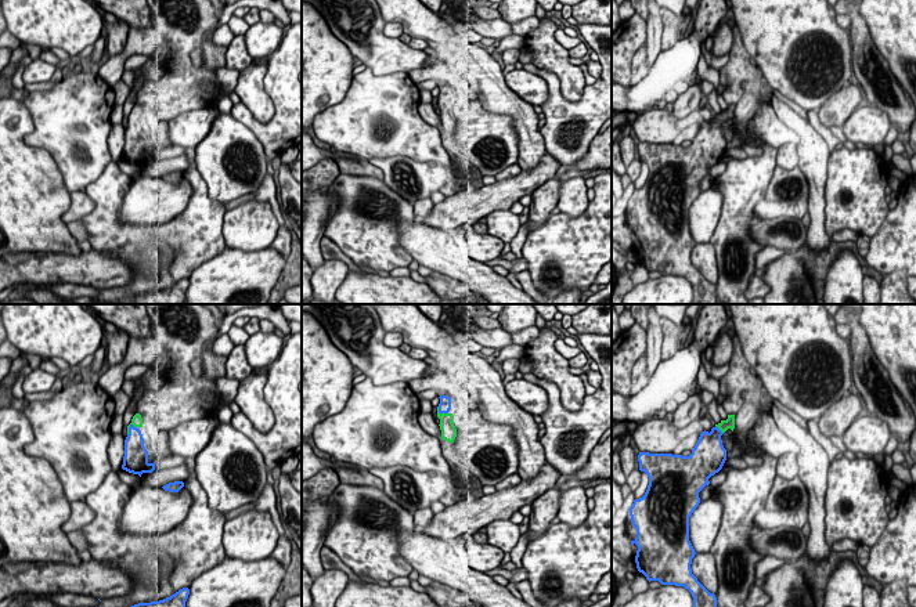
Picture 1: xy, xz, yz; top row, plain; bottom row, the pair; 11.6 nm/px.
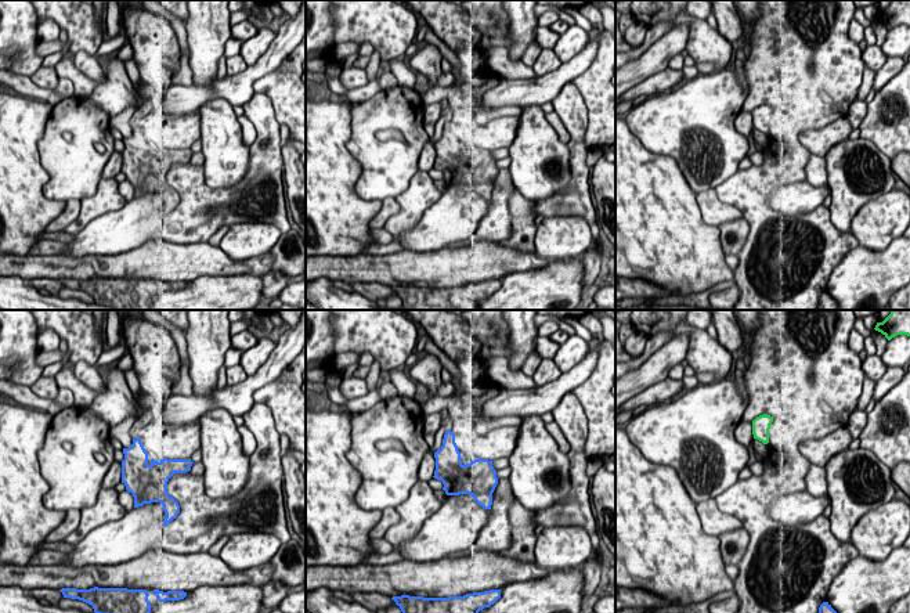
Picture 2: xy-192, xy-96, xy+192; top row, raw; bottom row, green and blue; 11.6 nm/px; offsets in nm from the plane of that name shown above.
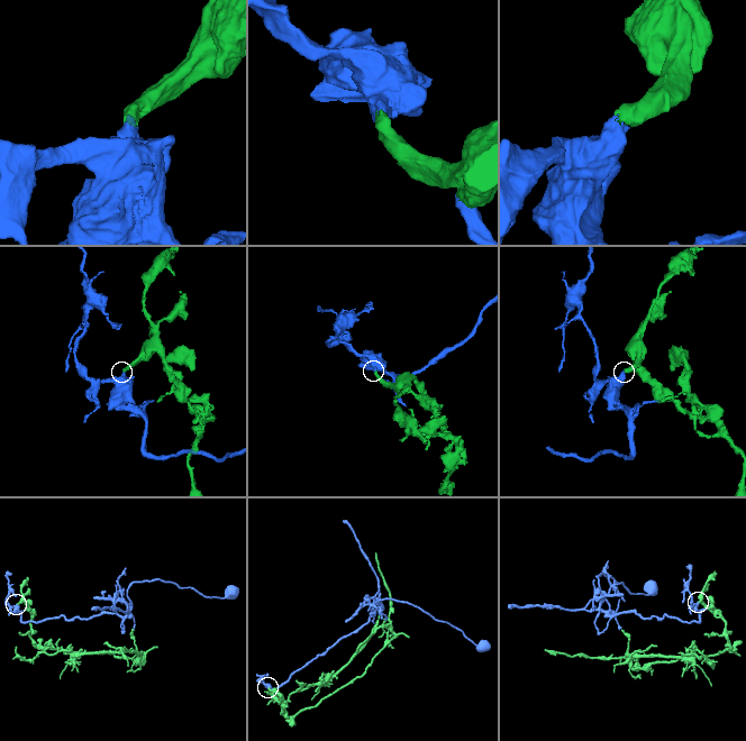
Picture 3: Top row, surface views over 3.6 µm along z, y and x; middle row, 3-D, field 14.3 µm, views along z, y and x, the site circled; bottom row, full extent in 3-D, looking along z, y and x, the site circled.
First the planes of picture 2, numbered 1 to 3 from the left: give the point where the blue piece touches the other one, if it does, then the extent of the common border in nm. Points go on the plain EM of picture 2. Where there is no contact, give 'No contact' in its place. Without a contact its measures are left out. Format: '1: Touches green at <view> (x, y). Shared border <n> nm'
1: No contact
2: No contact
3: No contact

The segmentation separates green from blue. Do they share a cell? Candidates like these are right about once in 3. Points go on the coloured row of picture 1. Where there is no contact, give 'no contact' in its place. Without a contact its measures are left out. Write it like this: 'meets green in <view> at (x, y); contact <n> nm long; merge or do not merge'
meets green in xy at (127, 429); contact 150 nm long; merge

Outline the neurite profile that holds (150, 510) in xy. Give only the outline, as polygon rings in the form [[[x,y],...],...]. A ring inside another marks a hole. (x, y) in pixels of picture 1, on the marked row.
[[[140,485],[123,507],[119,530],[131,535],[165,534],[185,520],[194,498],[187,488],[169,492],[159,487]]]

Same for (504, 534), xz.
[[[495,520],[486,527],[487,543],[509,553],[520,538],[519,524],[508,520]]]

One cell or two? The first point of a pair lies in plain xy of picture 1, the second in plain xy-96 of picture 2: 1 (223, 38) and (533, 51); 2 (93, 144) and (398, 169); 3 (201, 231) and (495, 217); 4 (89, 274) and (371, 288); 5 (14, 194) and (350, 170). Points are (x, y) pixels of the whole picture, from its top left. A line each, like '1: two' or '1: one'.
1: one
2: one
3: two
4: two
5: one

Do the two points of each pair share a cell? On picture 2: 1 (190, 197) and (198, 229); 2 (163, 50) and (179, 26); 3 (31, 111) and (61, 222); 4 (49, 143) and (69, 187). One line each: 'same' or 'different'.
1: same
2: different
3: different
4: same

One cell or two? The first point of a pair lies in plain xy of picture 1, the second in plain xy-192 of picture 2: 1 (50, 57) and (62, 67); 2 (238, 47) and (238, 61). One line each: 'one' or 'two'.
1: two
2: one

